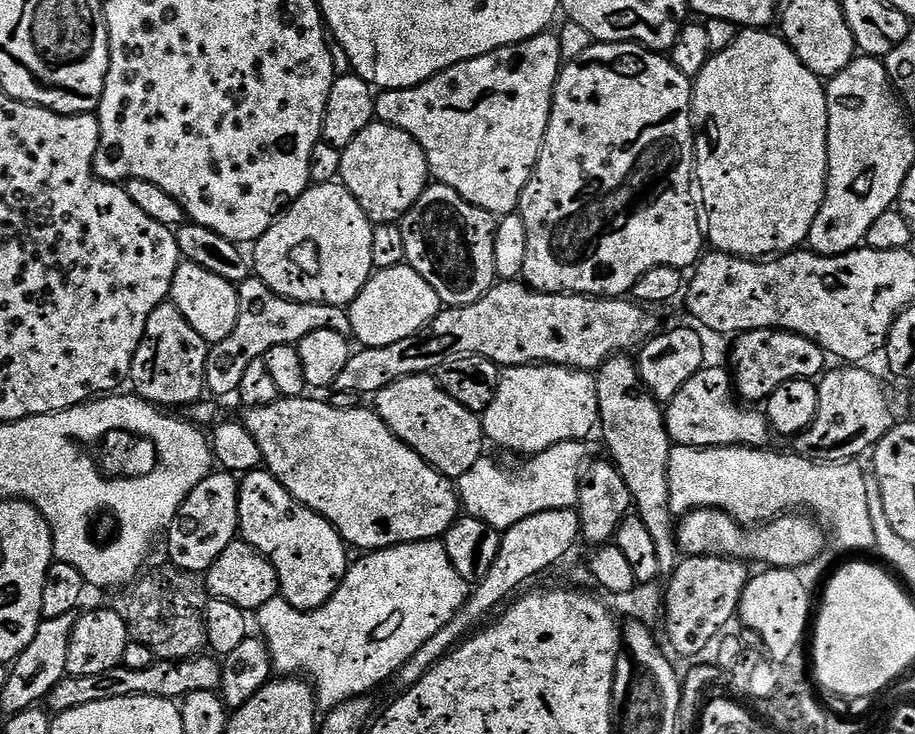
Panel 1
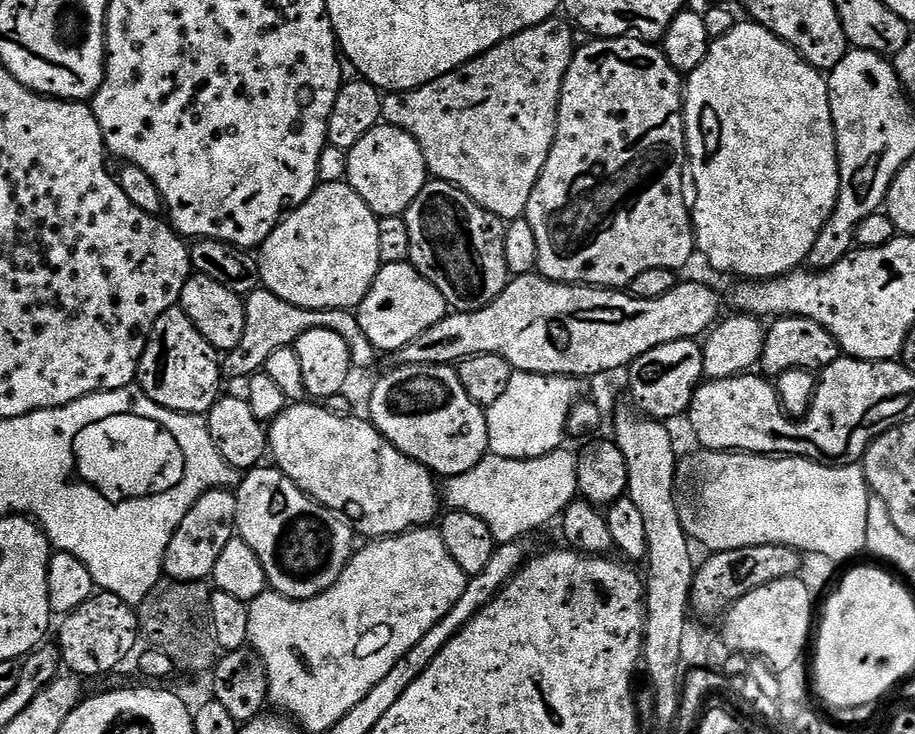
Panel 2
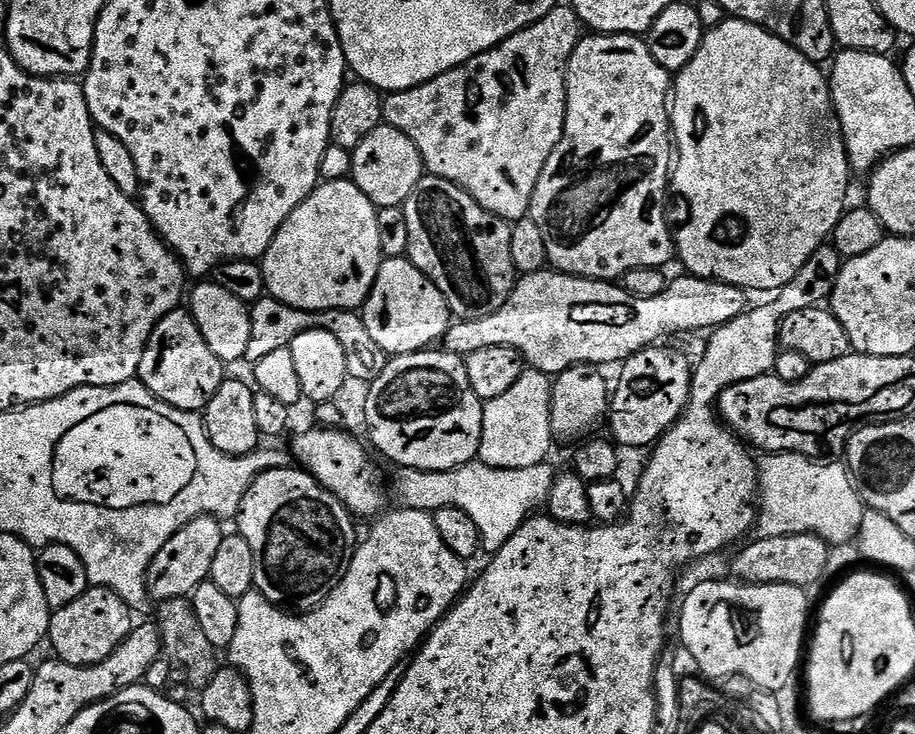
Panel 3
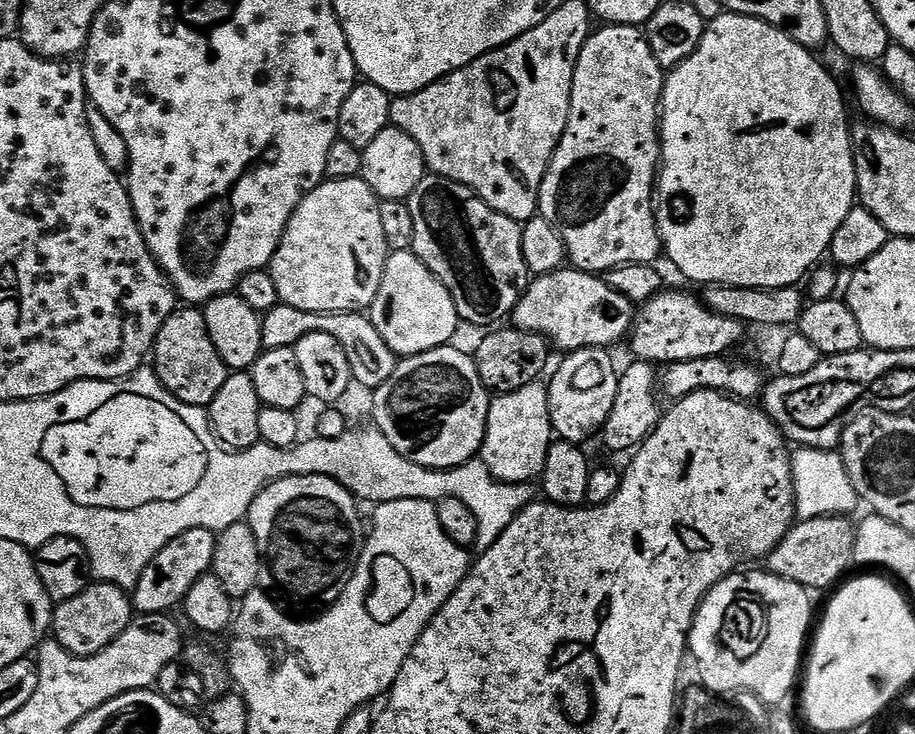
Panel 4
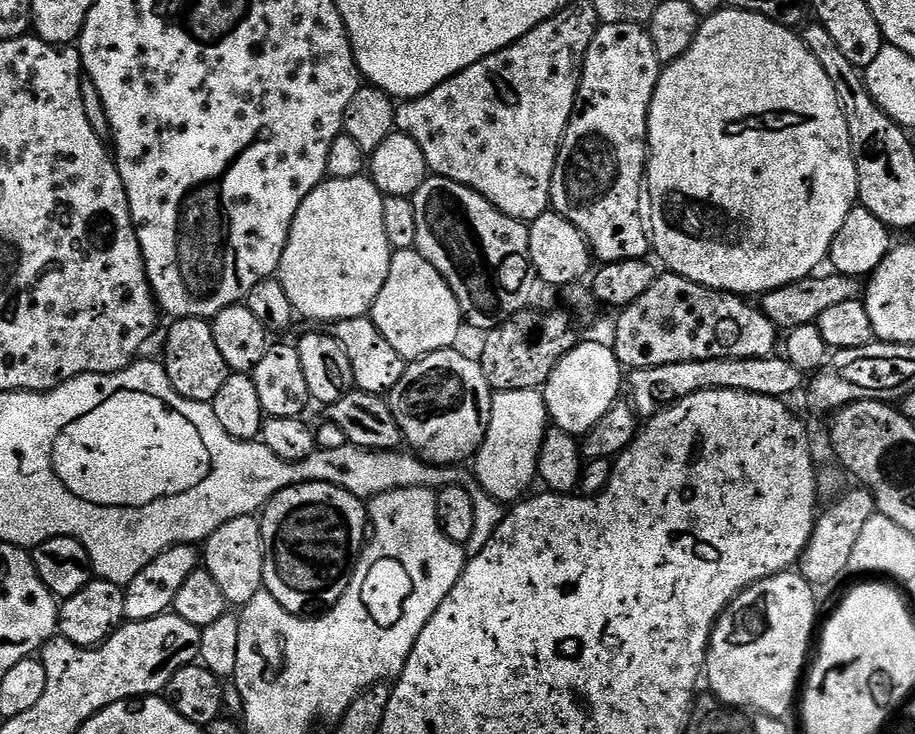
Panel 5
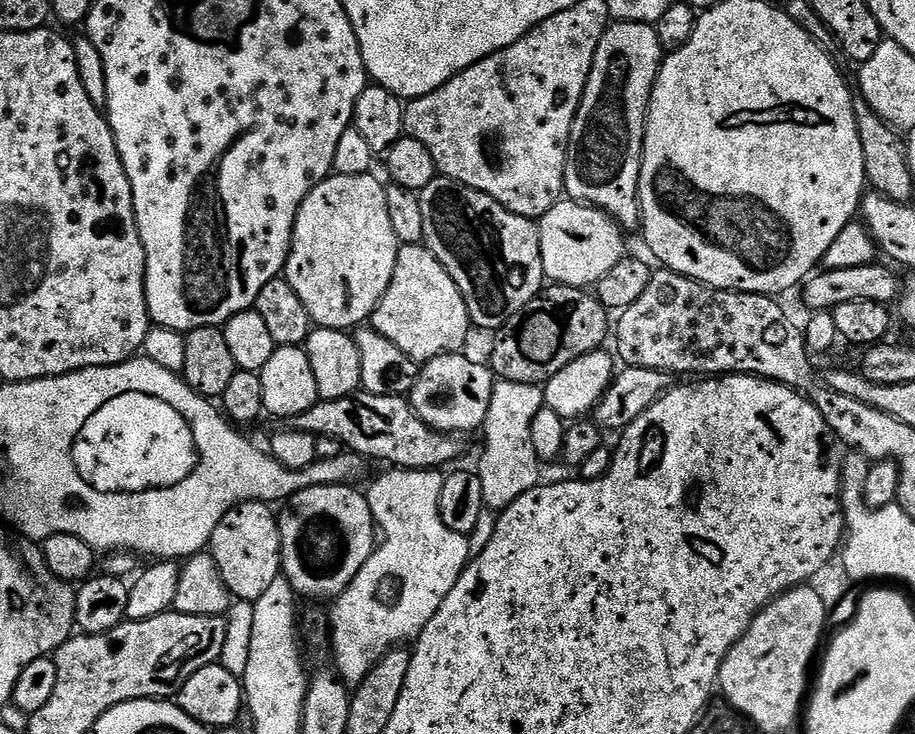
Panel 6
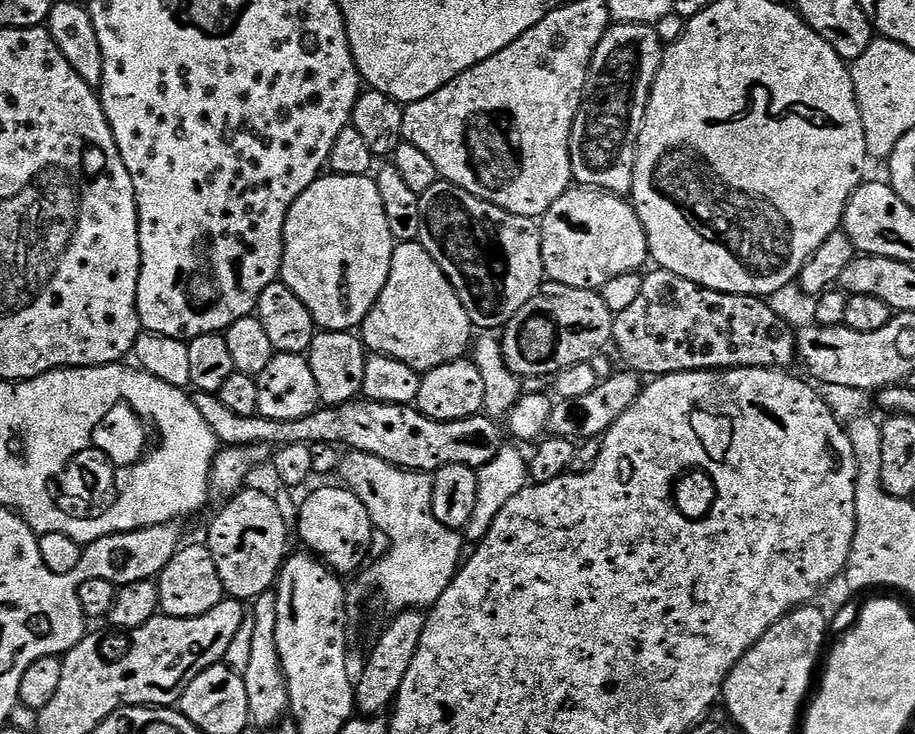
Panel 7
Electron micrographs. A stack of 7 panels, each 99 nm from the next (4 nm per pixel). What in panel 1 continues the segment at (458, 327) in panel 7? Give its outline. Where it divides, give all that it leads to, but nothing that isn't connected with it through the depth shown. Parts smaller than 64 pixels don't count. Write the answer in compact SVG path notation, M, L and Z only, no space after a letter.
M403 263L390 270L373 271L366 286L347 305L346 311L355 343L357 340L357 345L377 348L394 346L394 342L402 342L402 338L421 332L442 311L442 305L434 286L430 286L422 274Z

